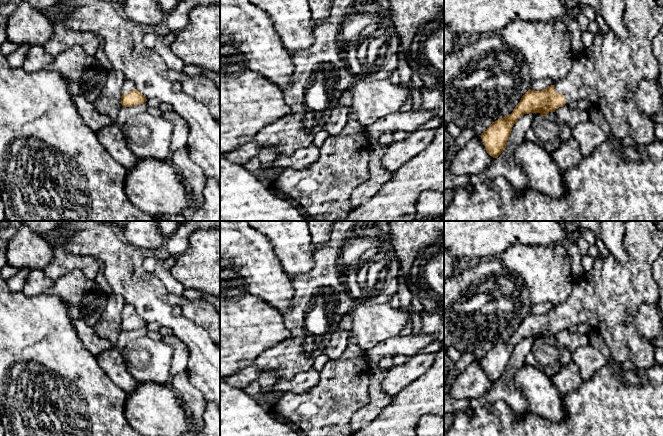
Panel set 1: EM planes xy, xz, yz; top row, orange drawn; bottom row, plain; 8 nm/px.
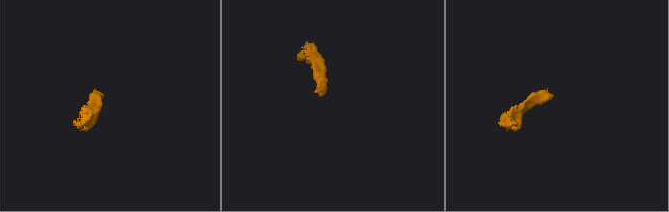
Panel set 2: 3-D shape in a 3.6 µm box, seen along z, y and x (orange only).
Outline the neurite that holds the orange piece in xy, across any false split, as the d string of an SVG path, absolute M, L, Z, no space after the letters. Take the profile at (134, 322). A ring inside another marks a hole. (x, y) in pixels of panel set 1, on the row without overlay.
M127 303L122 309L121 317L121 327L123 331L133 331L147 325L146 321L136 313L135 308Z

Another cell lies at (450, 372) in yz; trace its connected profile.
M444 353L444 396L449 394L458 375L459 371L456 369L455 363Z

